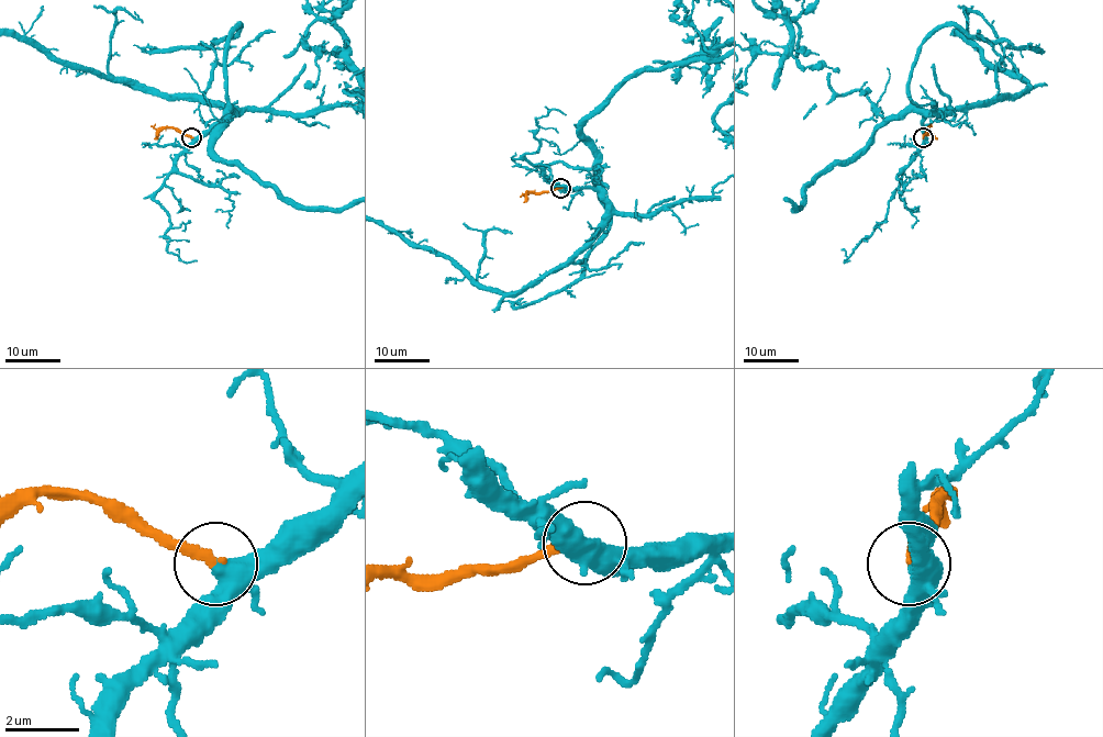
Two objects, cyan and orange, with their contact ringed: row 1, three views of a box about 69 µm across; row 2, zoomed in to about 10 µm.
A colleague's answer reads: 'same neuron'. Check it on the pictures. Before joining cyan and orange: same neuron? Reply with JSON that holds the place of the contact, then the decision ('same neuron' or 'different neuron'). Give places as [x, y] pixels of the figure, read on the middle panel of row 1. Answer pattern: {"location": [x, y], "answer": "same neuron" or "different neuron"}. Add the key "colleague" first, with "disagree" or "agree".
{"colleague": "agree", "location": [560, 188], "answer": "same neuron"}

